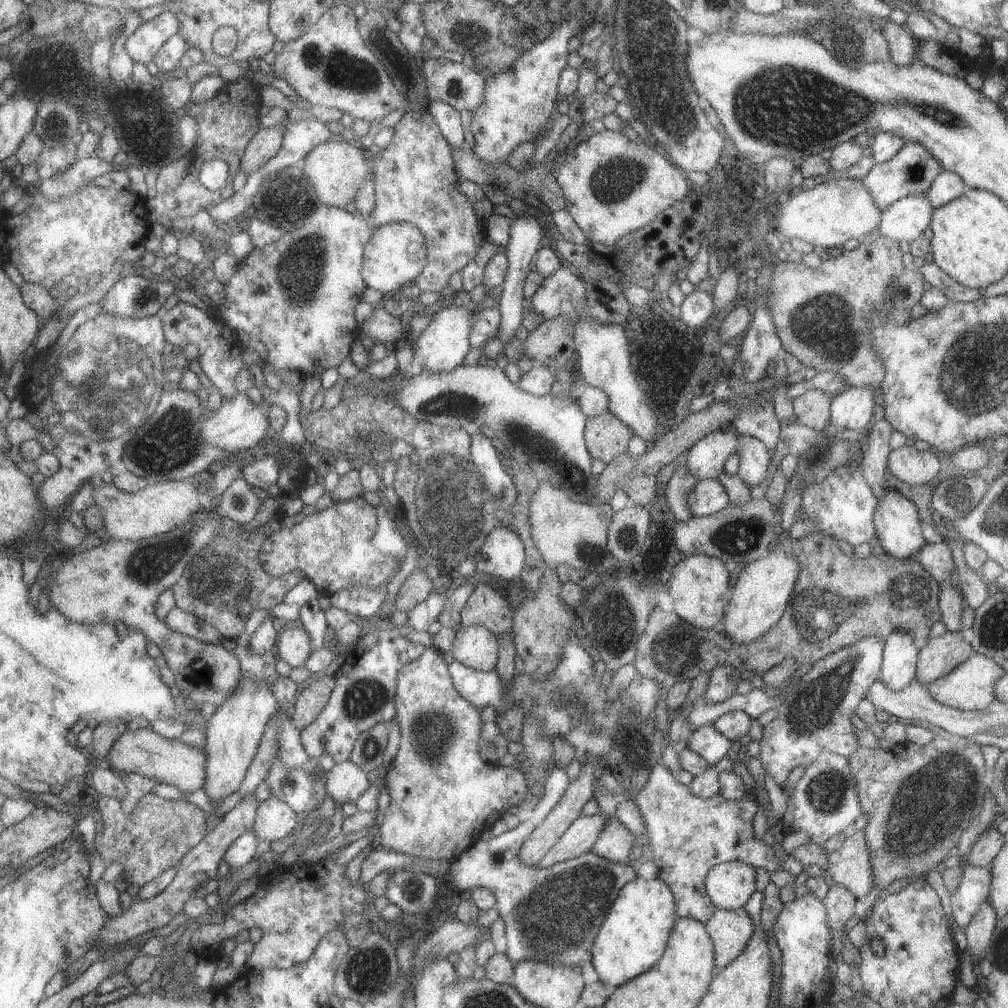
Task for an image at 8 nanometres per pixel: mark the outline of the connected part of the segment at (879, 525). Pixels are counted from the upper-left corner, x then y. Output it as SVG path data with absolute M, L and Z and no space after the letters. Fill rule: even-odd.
M885 488L877 490L877 502L873 508L873 528L875 528L875 538L879 540L879 546L883 548L883 552L887 552L887 556L895 558L911 556L925 542L919 524L921 520L917 508L909 498L905 498L895 490L885 490Z

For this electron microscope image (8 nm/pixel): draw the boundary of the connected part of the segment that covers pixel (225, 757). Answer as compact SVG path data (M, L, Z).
M239 672L239 680L229 696L221 704L215 706L215 714L211 716L211 728L207 730L207 754L211 758L207 768L207 796L213 800L235 794L241 782L251 772L255 754L261 752L261 744L267 736L267 726L279 712L279 700L275 696L275 686L265 678L249 676Z

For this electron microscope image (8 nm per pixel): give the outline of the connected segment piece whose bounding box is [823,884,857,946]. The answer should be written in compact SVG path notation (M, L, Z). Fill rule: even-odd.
M829 886L825 898L823 898L823 906L825 906L825 916L827 916L827 930L831 934L831 946L835 944L835 938L839 938L837 934L843 932L845 928L845 922L849 918L853 918L855 914L855 898L845 892L843 888L839 886Z

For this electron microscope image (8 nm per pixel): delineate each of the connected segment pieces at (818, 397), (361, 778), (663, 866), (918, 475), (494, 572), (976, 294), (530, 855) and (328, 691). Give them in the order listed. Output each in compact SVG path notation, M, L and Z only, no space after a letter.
M807 390L791 400L793 418L797 420L799 426L805 426L809 430L819 430L829 422L831 402L833 402L831 394L821 390Z
M355 760L337 762L327 774L327 792L339 806L345 802L357 802L369 786L369 772Z
M657 766L647 782L647 786L635 798L641 812L645 834L641 856L647 856L657 868L657 880L665 882L675 894L675 904L679 906L679 918L697 918L709 922L717 910L707 894L707 878L711 870L719 868L723 862L743 862L751 868L763 868L775 874L783 870L773 846L757 840L753 834L753 814L757 802L749 800L727 800L721 794L711 798L701 798L677 780L675 772L667 766Z
M901 446L897 450L891 450L887 456L887 474L909 486L927 484L939 474L941 466L943 464L937 456L919 452L913 446Z
M497 528L487 538L487 544L483 544L483 552L479 554L477 566L473 570L513 582L521 580L521 576L527 574L527 568L529 558L523 540L507 528Z
M925 264L925 266L921 266L917 272L921 272L923 278L925 278L925 282L931 284L937 292L941 292L947 302L967 304L967 302L975 302L975 300L983 298L983 294L981 294L983 290L963 288L961 284L953 282L947 274L939 272L939 268L935 268L935 264Z
M583 766L583 774L581 774L581 778L577 780L577 782L571 782L571 786L567 788L567 794L563 796L563 800L559 802L559 806L543 820L543 824L539 826L539 828L535 828L533 830L533 834L523 842L523 846L521 846L521 850L519 850L519 862L521 864L525 864L525 866L535 866L559 840L561 840L561 836L569 830L569 826L577 820L577 818L581 818L583 816L583 808L585 808L585 804L587 802L591 802L591 800L595 800L595 790L593 790L593 772L595 772L597 768L595 766Z
M325 676L325 678L319 678L317 682L311 682L299 694L299 698L295 702L295 710L291 716L293 716L293 724L297 728L301 728L301 732L307 726L311 726L319 718L319 714L325 710L335 686L337 686L335 676Z

